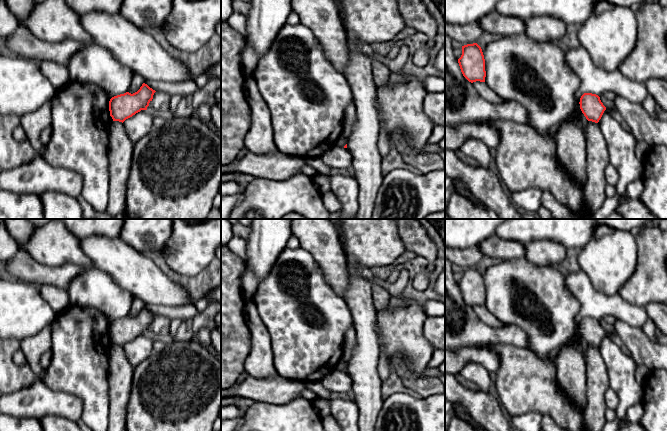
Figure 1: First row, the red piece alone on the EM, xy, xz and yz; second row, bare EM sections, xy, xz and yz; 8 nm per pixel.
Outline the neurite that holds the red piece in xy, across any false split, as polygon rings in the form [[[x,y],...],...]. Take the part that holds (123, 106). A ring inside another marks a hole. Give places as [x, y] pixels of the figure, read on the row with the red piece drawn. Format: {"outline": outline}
{"outline": [[[143,83],[140,89],[133,94],[126,92],[112,97],[109,101],[109,111],[113,121],[123,123],[141,110],[147,110],[155,92]]]}

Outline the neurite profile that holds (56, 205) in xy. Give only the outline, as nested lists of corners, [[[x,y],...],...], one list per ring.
[[[58,192],[41,194],[44,219],[84,219],[76,198]]]

